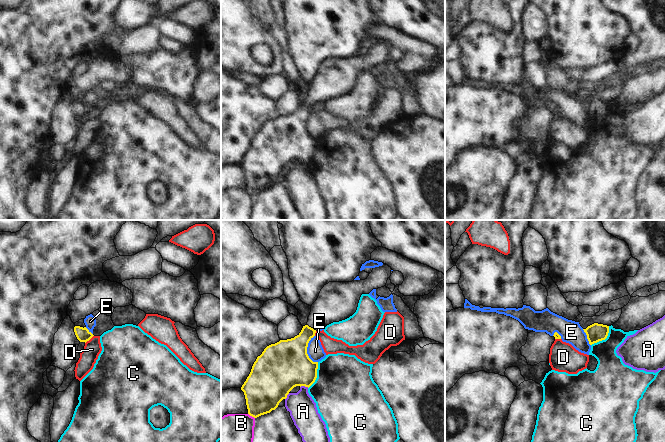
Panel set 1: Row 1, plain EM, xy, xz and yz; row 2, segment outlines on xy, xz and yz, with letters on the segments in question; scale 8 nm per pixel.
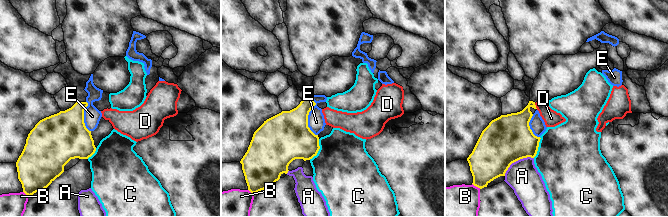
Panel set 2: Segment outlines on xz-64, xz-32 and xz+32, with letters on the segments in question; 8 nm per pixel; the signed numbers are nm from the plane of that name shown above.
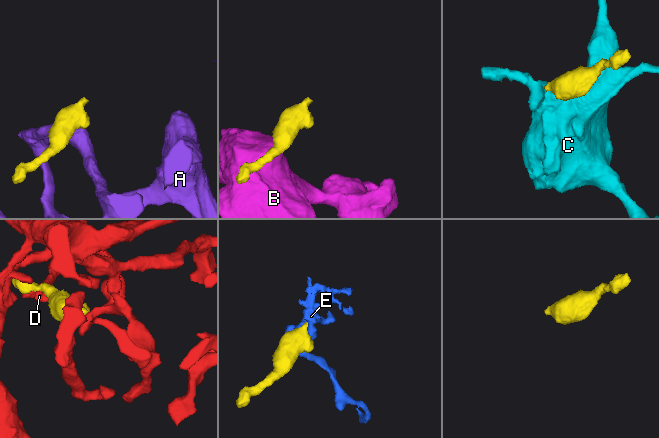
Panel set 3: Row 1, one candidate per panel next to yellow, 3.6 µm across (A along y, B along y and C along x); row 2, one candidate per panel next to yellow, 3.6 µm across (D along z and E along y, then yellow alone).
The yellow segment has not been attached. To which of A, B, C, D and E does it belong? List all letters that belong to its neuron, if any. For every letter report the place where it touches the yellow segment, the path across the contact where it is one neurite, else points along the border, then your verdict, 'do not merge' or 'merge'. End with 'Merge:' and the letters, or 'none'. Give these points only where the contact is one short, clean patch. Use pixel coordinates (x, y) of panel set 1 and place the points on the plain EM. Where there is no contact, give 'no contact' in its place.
A: contact xz (304, 161); border xz (300, 162), (308, 163); do not merge
B: contact xz (251, 191); border xz (248, 189), (254, 194); do not merge
C: contact yz (604, 115); border yz (609, 102), (607, 112), (591, 121); do not merge
D: contact xy (89, 115); do not merge
E: contact xz (306, 126); border xz (314, 111), (308, 119), (307, 131), (317, 138); do not merge
Merge: none

